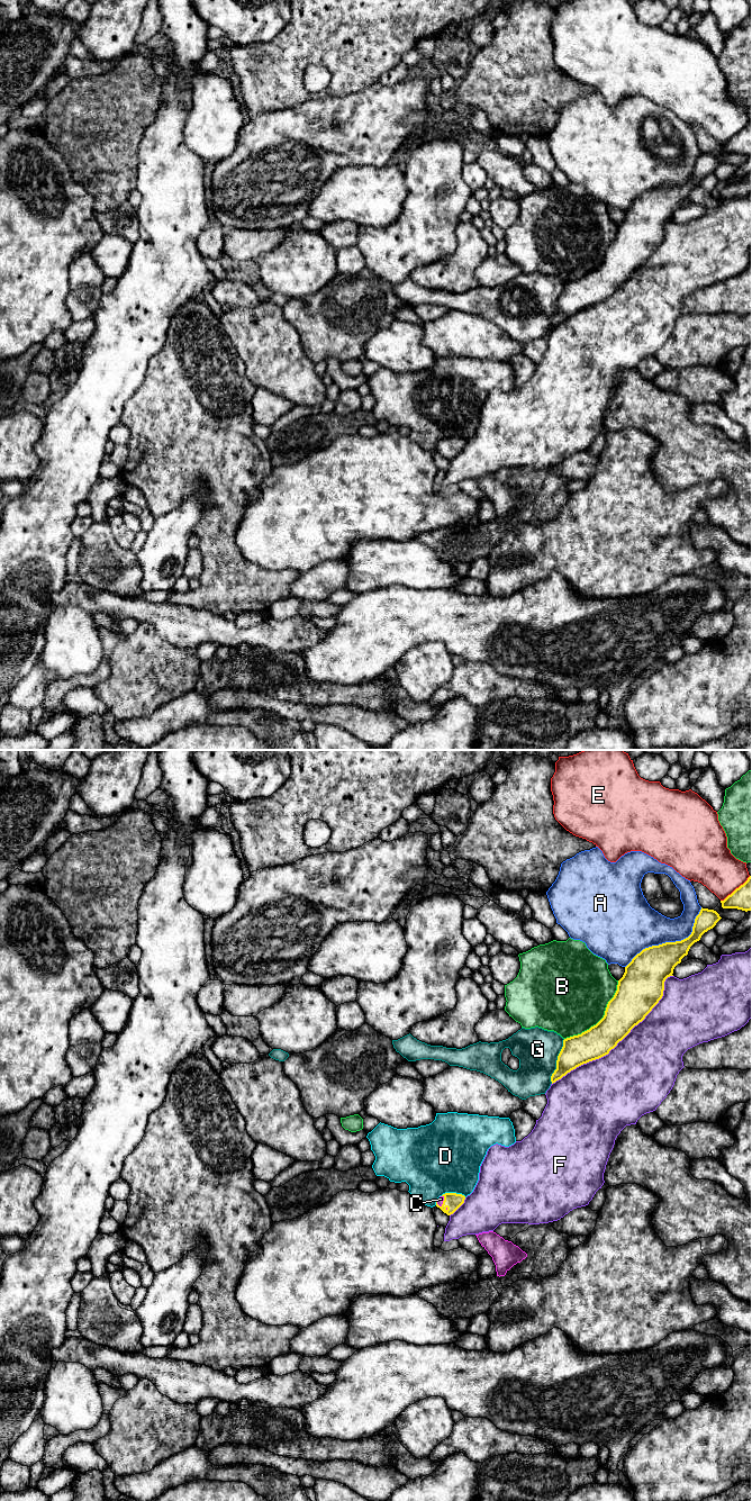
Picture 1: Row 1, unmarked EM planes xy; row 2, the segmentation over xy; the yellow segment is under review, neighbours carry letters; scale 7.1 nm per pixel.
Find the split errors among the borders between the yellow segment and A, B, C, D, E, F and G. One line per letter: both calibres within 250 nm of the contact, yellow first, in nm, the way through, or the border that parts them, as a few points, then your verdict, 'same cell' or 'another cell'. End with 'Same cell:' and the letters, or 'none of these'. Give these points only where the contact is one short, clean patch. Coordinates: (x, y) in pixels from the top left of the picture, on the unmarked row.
A: 280 nm thick on the yellow side, 320 nm on the other; another cell
B: 280 nm thick on the yellow side, 480 nm on the other; another cell
C: 120 nm thick on the yellow side, 50 nm on the other; runs through xy (452, 445), (443, 445), (441, 443); same cell
D: 120 nm thick on the yellow side, 480 nm on the other; another cell
E: 200 nm thick on the yellow side, 320 nm on the other; border along xy (750, 120), (721, 145); another cell
F: 260 nm thick on the yellow side, 500 nm on the other; another cell
G: 220 nm thick on the yellow side, 300 nm on the other; another cell
Same cell: C

